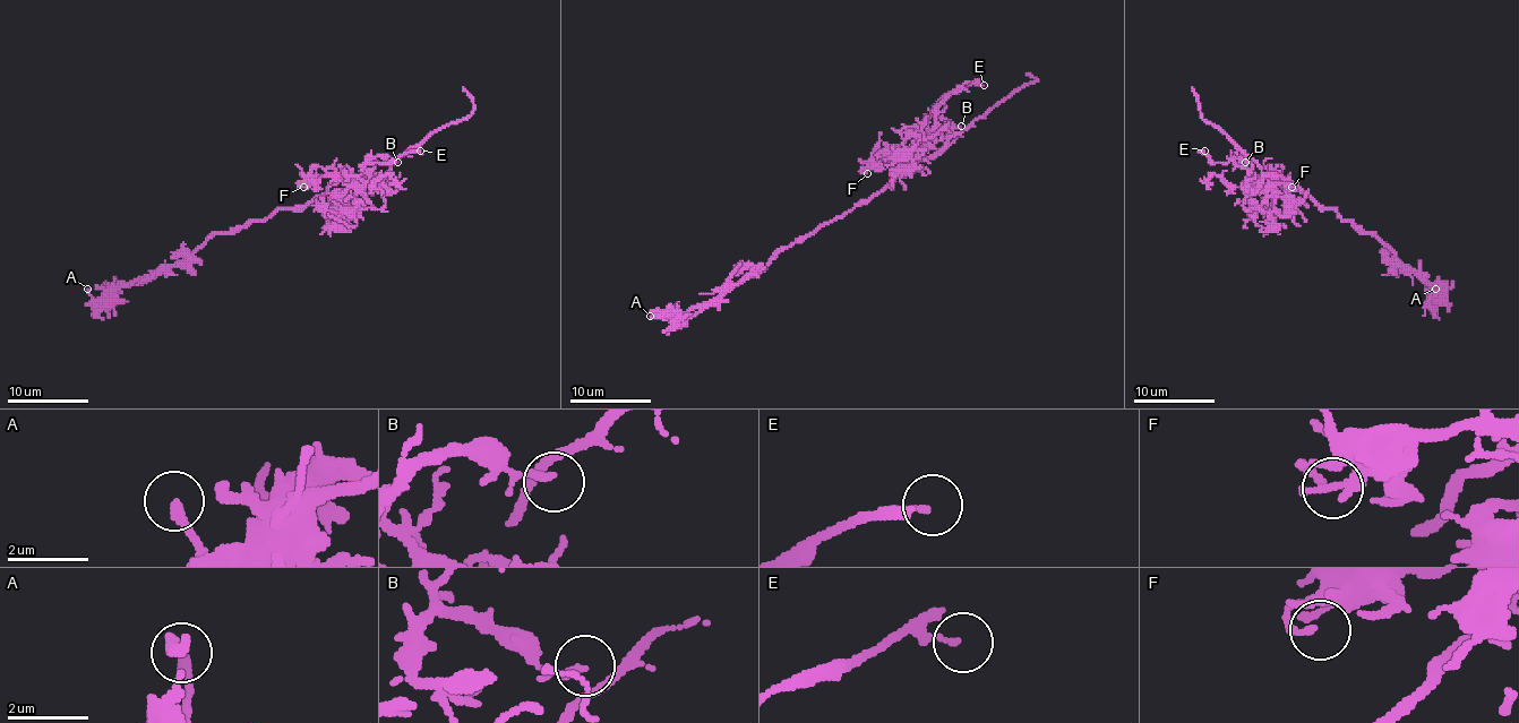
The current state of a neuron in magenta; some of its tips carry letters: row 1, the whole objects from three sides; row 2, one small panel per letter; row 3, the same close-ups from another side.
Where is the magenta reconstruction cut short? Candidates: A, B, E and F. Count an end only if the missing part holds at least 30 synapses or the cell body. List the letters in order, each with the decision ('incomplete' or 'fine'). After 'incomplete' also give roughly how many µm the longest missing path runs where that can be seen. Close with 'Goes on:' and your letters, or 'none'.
A: fine
B: fine
E: fine
F: fine
Goes on: none

